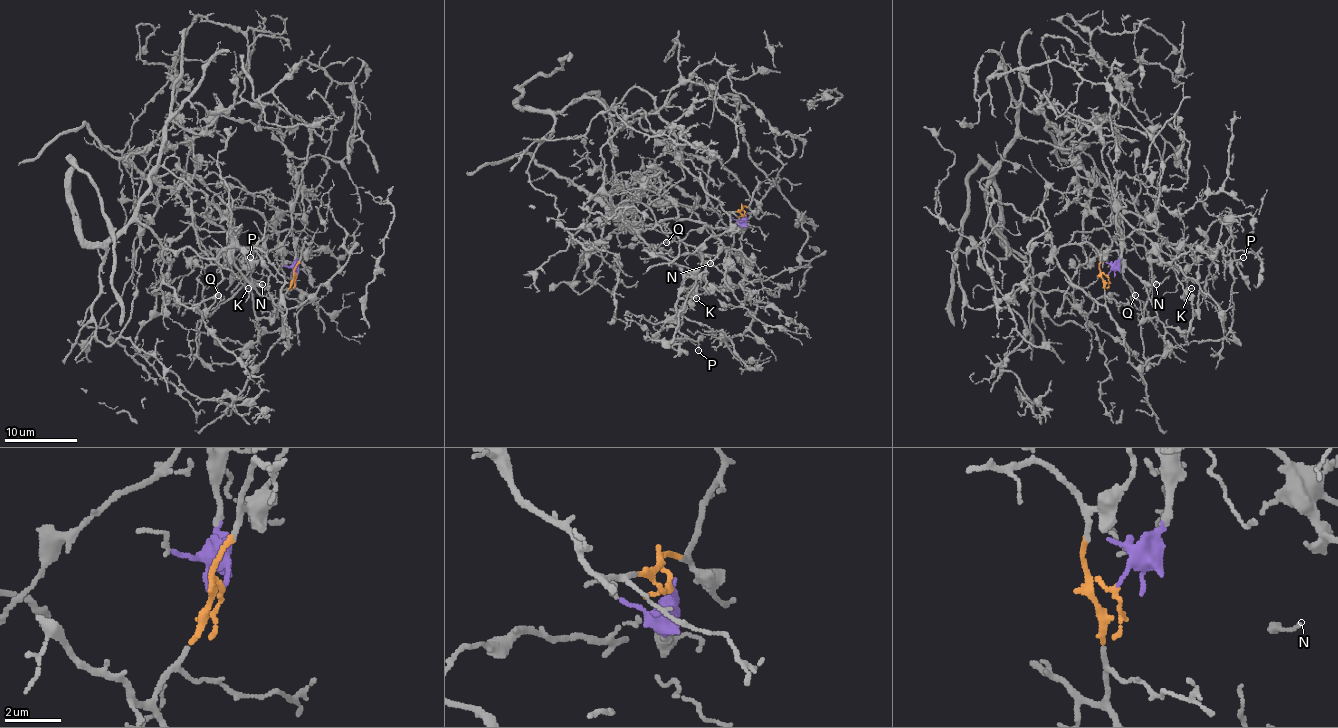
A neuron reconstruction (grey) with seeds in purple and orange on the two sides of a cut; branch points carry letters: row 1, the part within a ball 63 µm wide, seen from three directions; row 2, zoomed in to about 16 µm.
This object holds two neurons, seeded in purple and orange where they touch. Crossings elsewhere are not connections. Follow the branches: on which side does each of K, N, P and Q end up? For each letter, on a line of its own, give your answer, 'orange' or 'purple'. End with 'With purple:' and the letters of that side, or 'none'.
K: purple
N: purple
P: orange
Q: orange
With purple: K, N

